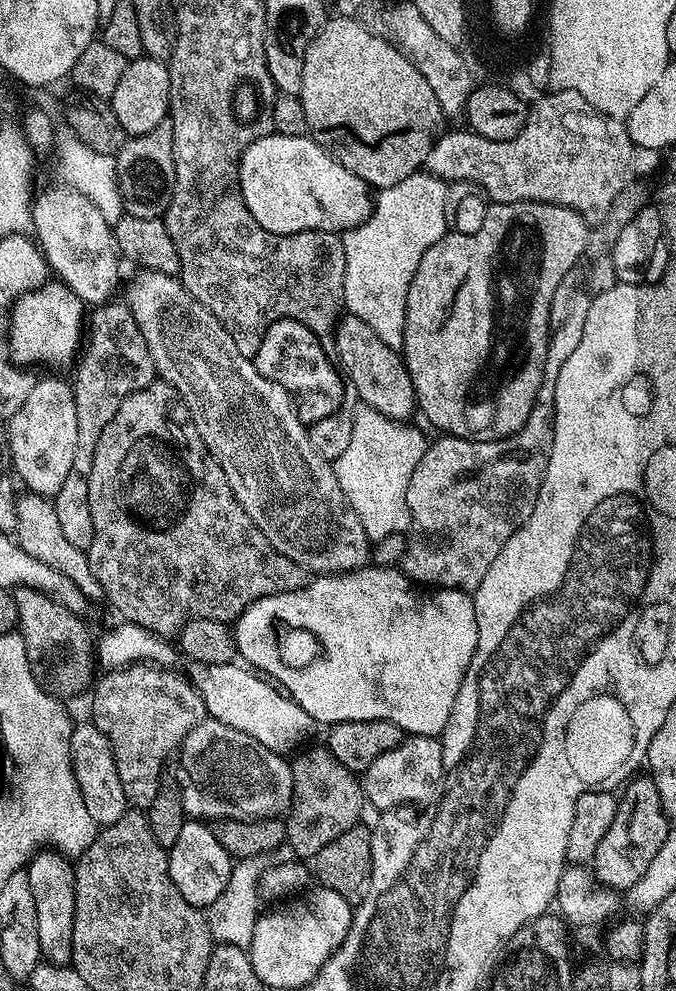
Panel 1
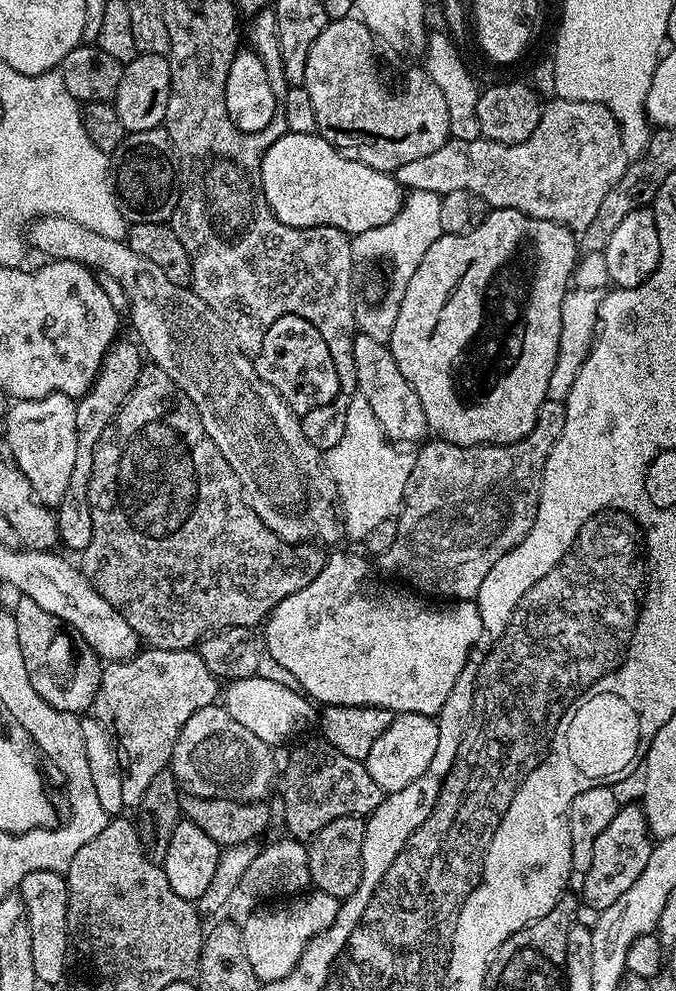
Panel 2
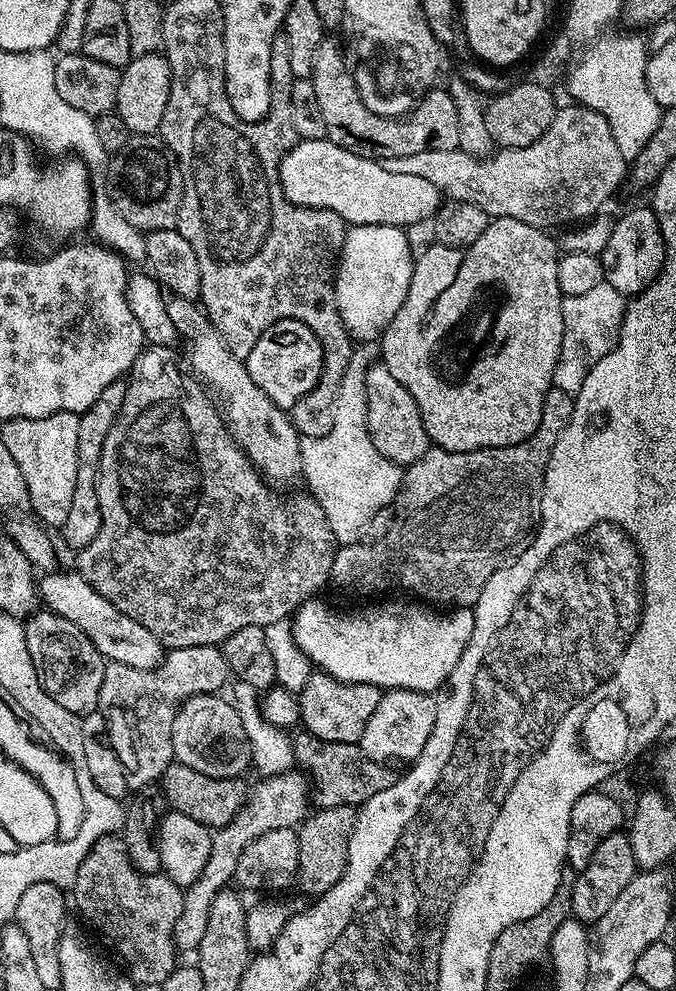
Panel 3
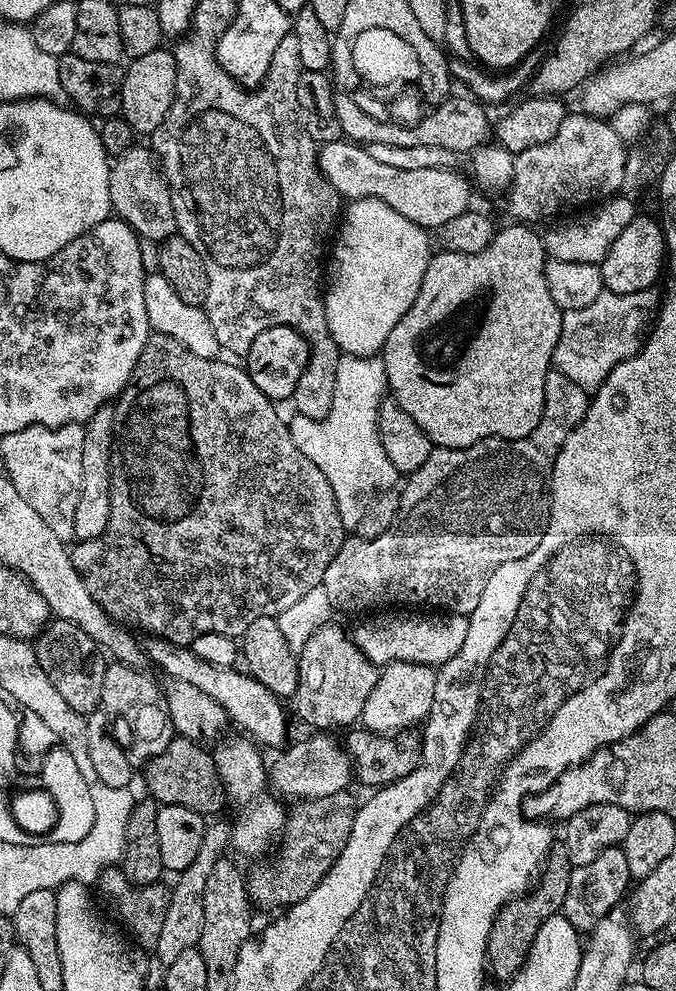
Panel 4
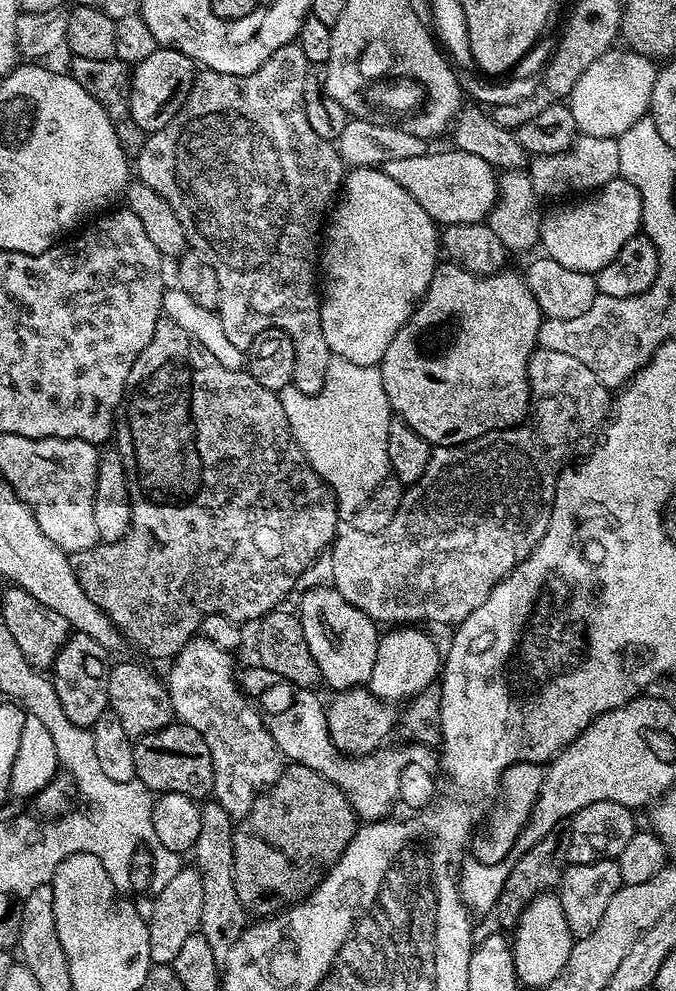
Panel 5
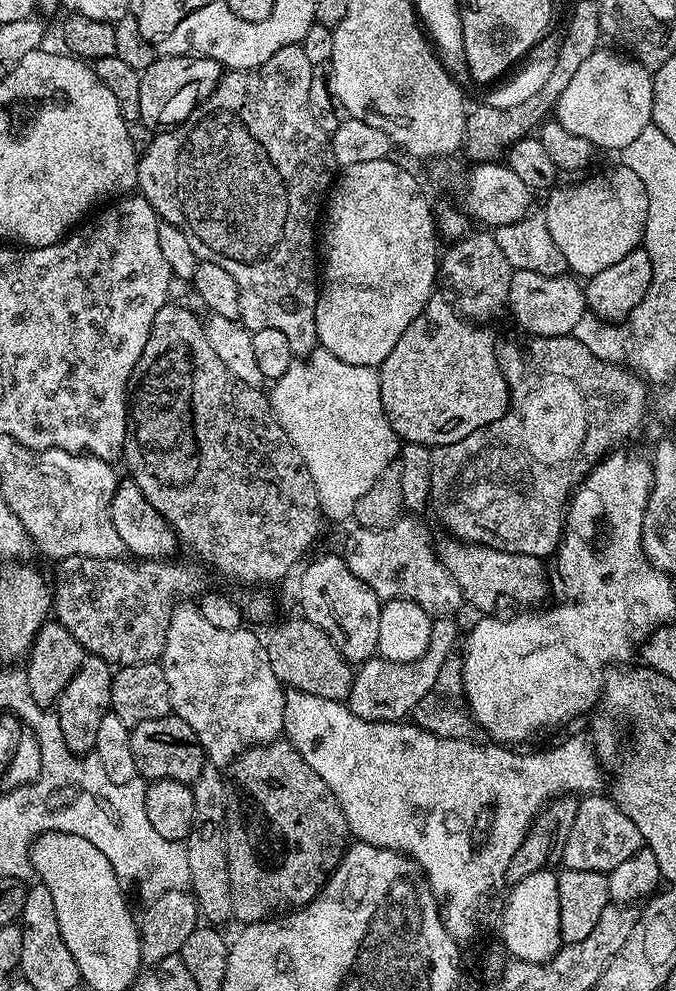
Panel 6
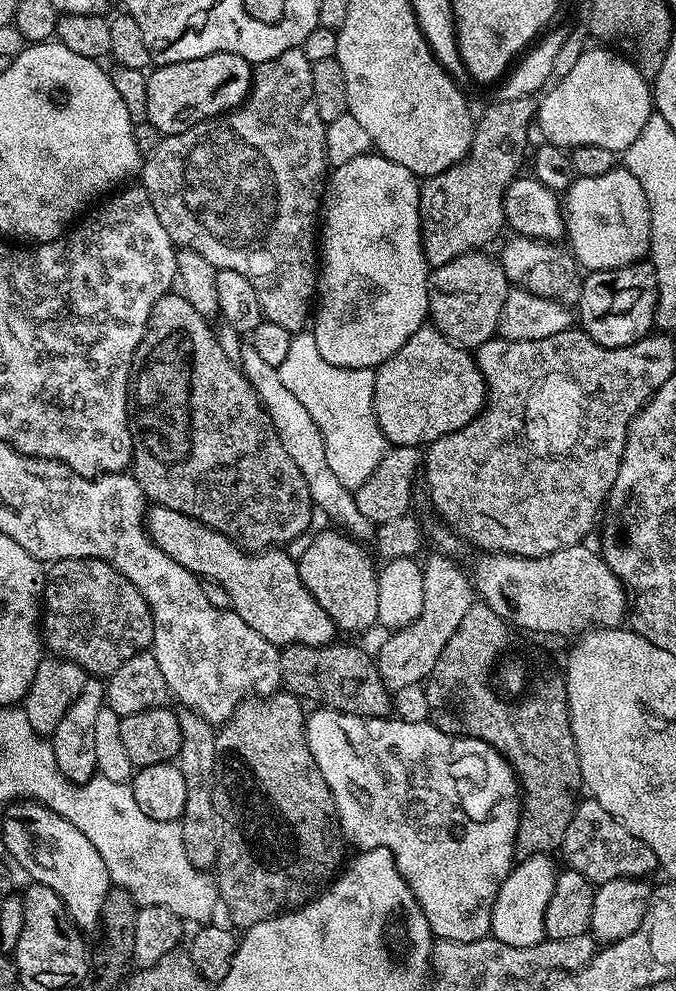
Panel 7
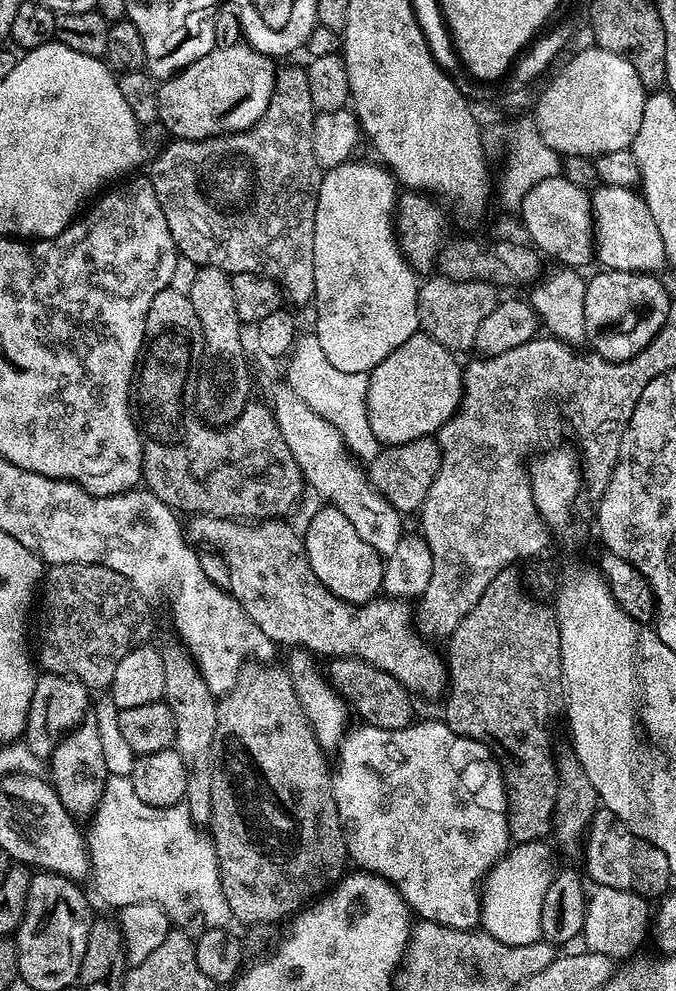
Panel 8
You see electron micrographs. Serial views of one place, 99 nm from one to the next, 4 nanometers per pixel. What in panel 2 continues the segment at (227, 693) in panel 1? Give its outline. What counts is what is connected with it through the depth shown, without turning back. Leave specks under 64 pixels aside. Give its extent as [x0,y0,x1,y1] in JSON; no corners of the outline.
[222,674,316,746]

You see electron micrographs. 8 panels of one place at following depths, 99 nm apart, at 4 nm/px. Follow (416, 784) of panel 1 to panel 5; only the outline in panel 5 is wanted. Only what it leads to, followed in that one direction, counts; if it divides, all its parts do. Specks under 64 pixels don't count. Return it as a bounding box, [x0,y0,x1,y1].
[366,626,442,702]

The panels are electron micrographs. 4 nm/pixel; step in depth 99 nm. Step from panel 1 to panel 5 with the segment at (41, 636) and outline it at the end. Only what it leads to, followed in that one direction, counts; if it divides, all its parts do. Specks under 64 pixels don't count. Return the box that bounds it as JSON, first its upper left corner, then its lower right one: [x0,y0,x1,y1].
[50,632,110,730]

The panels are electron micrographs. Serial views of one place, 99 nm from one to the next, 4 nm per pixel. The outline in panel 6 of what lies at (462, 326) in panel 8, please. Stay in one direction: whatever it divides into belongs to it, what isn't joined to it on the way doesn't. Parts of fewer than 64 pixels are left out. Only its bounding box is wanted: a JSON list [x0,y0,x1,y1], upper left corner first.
[438,230,513,322]

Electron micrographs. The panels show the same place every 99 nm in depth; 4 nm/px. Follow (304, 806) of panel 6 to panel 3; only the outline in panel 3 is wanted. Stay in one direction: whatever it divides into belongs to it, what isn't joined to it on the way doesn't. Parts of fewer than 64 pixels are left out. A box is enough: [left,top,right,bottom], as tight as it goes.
[298,804,357,897]

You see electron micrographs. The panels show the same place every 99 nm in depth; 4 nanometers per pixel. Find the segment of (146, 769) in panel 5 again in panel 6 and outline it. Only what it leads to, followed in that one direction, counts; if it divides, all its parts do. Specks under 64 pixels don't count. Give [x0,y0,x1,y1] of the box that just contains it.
[130,714,206,786]

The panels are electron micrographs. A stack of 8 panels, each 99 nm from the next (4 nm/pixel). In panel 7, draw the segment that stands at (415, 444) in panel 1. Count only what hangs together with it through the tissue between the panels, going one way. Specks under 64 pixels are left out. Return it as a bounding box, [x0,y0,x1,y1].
[278,330,390,490]

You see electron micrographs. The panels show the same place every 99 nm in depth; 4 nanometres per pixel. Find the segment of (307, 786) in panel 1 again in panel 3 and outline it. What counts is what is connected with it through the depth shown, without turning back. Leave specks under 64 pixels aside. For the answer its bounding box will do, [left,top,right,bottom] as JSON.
[292,730,398,808]

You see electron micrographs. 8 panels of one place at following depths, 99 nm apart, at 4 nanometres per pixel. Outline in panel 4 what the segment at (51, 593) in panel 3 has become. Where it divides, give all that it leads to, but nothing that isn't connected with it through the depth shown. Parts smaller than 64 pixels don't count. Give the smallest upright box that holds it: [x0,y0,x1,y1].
[142,638,289,749]

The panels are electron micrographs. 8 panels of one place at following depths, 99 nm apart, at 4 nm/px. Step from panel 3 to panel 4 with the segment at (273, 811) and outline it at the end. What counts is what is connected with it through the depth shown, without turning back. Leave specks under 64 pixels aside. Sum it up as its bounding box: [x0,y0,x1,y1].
[154,734,353,966]

